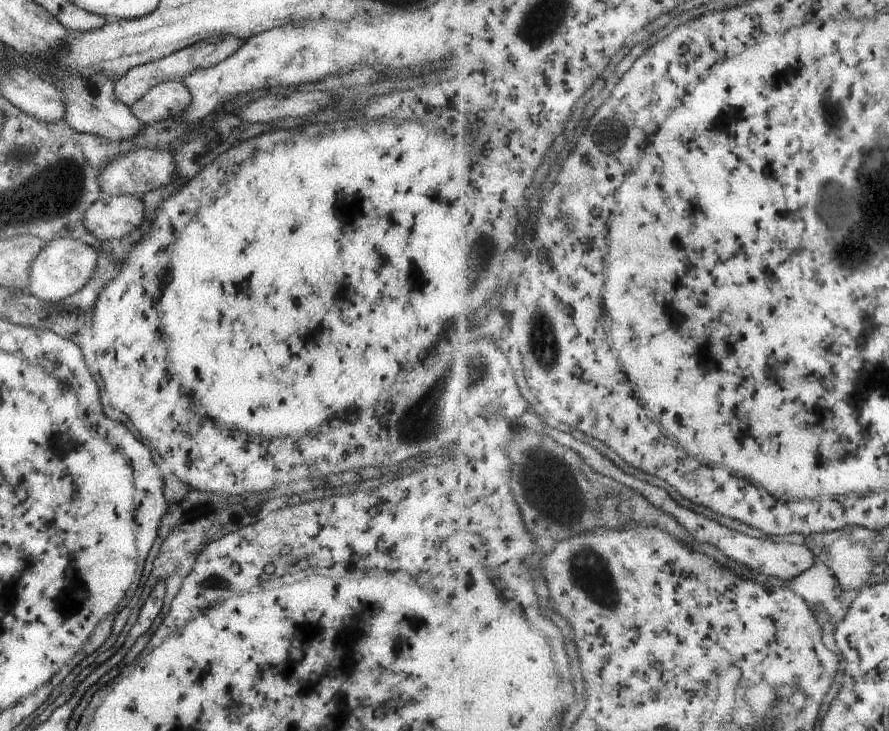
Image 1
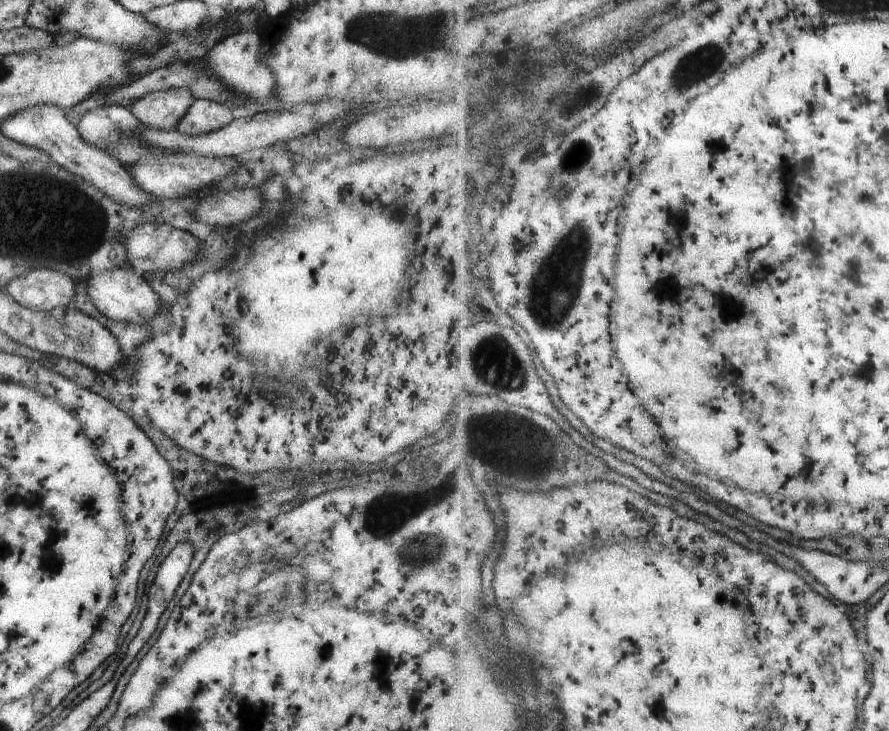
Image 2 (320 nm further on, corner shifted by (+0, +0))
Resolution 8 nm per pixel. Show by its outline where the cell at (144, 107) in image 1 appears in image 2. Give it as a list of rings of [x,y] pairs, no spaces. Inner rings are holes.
[[[195,99],[188,111],[179,119],[176,129],[187,136],[199,136],[216,131],[233,119],[246,117],[248,111],[239,107],[227,106],[223,103],[207,99]]]

